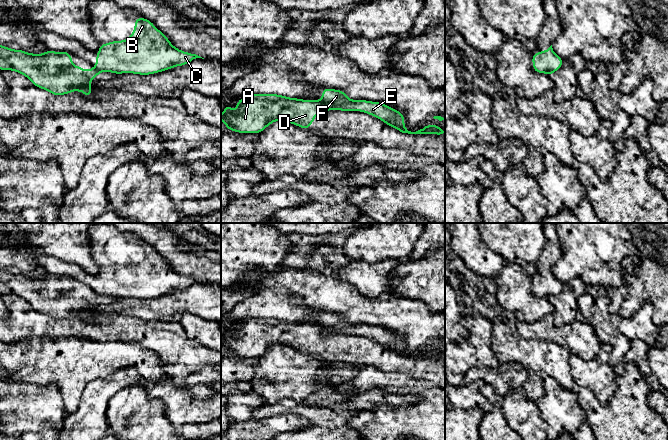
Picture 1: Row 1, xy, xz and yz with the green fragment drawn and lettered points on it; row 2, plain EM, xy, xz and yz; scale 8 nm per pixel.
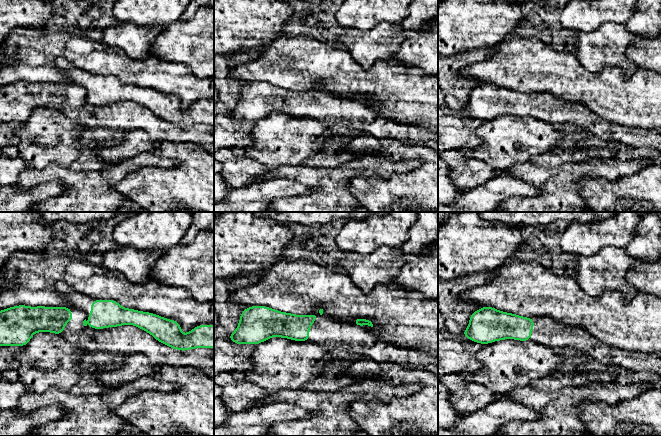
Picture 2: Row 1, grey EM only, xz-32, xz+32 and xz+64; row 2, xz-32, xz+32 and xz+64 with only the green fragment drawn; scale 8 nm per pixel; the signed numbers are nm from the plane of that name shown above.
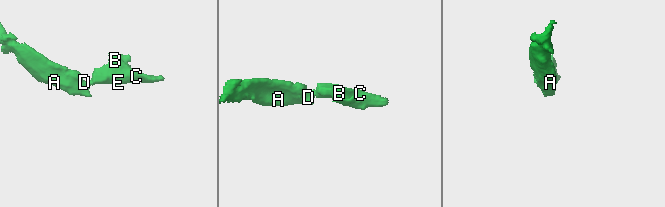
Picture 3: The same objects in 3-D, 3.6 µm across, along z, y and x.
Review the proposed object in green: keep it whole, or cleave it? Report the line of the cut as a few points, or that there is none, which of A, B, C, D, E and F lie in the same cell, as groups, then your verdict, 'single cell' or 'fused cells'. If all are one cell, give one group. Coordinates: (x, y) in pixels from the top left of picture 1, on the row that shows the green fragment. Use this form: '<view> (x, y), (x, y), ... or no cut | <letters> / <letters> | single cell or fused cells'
xz (320, 101), (322, 109) | A D / B C E F | fused cells

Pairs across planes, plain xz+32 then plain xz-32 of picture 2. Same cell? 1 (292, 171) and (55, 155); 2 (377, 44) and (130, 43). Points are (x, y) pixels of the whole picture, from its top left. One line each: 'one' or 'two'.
1: two
2: one

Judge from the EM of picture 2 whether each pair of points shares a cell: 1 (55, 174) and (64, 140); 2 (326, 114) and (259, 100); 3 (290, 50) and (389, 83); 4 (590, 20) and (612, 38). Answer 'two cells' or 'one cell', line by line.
1: two cells
2: one cell
3: one cell
4: two cells

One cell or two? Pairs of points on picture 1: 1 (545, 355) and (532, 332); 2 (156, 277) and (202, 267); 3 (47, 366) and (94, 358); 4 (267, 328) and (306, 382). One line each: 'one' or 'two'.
1: two
2: two
3: one
4: two

